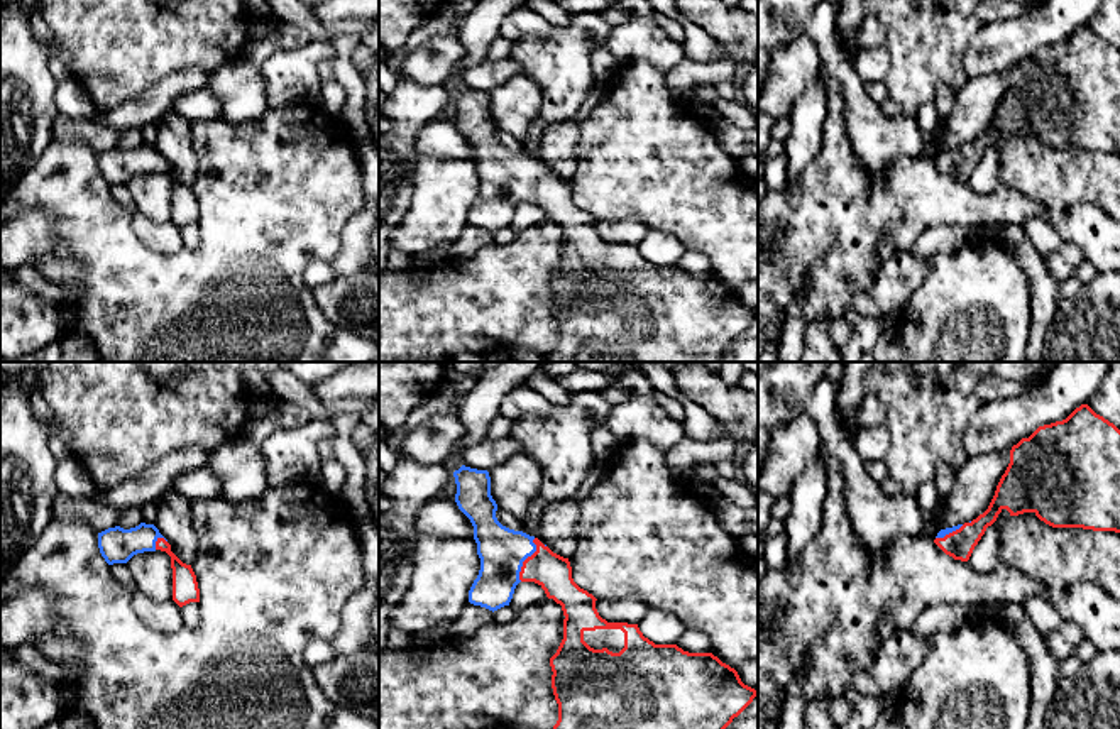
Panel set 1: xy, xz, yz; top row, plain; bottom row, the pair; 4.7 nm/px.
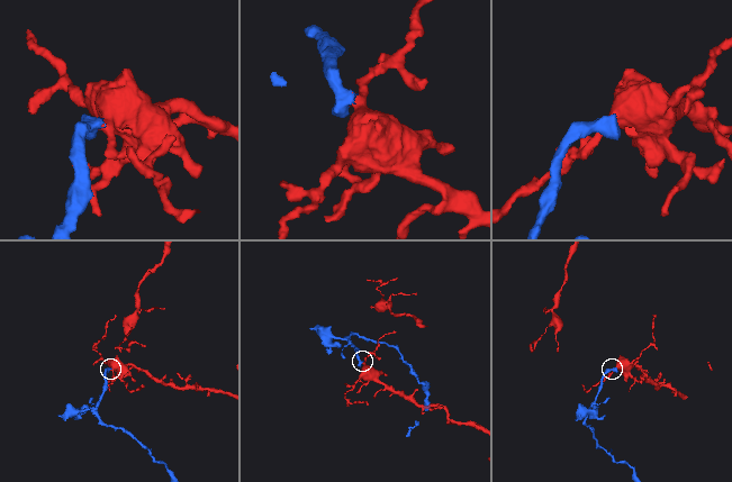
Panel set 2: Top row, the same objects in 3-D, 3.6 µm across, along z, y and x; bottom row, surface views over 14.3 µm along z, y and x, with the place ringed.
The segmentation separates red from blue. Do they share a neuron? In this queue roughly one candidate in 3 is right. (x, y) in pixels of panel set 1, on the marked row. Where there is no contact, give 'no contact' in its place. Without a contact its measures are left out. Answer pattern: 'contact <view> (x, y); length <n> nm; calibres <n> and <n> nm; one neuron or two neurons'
contact xz (525, 560); length 220 nm; calibres 170 and 220 nm; one neuron

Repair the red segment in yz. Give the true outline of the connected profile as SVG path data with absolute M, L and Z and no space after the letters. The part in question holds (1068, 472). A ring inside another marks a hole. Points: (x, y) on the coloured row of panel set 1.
M1081 404L1062 421L1039 426L1012 447L1010 463L988 509L969 523L941 529L934 543L954 560L968 562L1003 509L1010 516L1034 512L1052 528L1120 533L1120 430L1088 404Z

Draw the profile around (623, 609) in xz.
M618 597L596 600L596 609L607 622L638 624L650 607L638 597Z

